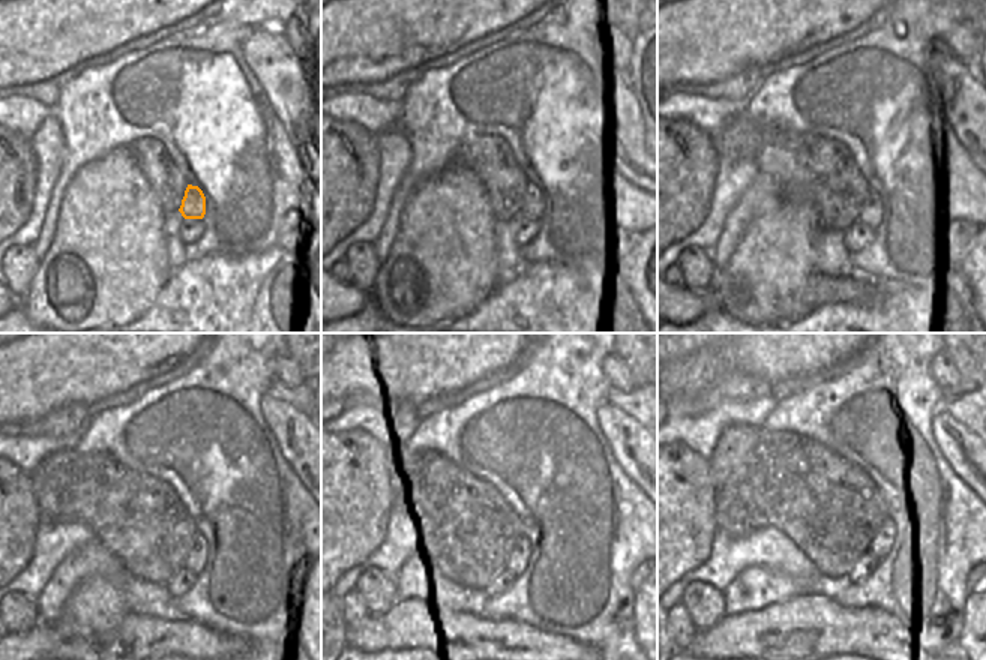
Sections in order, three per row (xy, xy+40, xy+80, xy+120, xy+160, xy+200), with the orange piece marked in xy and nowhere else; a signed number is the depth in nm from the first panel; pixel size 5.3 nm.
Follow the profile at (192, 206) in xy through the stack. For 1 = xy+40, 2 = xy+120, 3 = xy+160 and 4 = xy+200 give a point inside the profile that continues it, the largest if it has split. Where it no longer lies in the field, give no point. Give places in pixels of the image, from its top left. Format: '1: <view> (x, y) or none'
1: xy+40 (533, 207)
2: xy+120 (195, 558)
3: xy+160 (535, 551)
4: xy+200 (881, 545)

